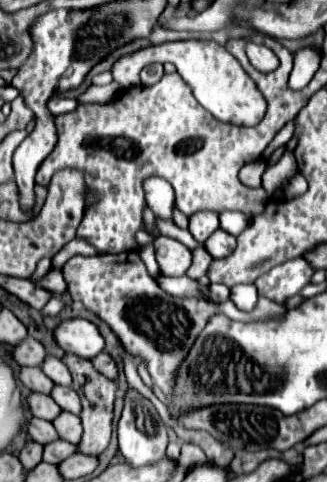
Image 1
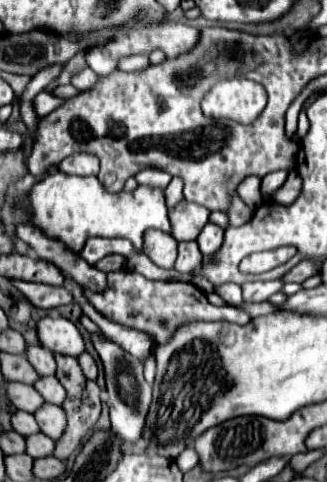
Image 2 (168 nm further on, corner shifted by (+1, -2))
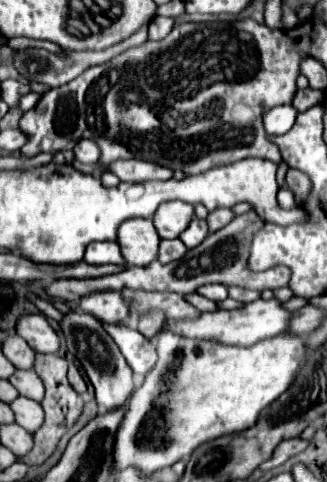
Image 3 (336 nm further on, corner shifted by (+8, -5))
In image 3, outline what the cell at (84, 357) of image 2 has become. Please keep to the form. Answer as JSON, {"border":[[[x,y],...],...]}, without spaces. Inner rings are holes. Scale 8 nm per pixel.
{"border":[[[70,364],[70,368],[68,368],[68,382],[70,382],[70,386],[72,386],[78,394],[84,394],[84,392],[86,392],[86,382],[84,382],[80,370],[78,370],[74,364]]]}

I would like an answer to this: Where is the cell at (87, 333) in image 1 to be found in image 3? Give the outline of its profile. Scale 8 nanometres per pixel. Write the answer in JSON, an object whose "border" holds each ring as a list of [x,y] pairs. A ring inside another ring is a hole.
{"border":[[[22,314],[16,322],[16,332],[28,342],[34,352],[58,352],[58,334],[52,330],[52,326],[48,326],[48,320],[42,314]]]}

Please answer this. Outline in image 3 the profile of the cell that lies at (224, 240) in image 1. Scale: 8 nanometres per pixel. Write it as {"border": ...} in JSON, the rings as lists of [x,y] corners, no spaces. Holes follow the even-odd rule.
{"border":[[[194,216],[192,222],[188,224],[188,228],[180,234],[180,240],[186,244],[186,248],[196,248],[206,236],[208,236],[206,220],[200,220]]]}

